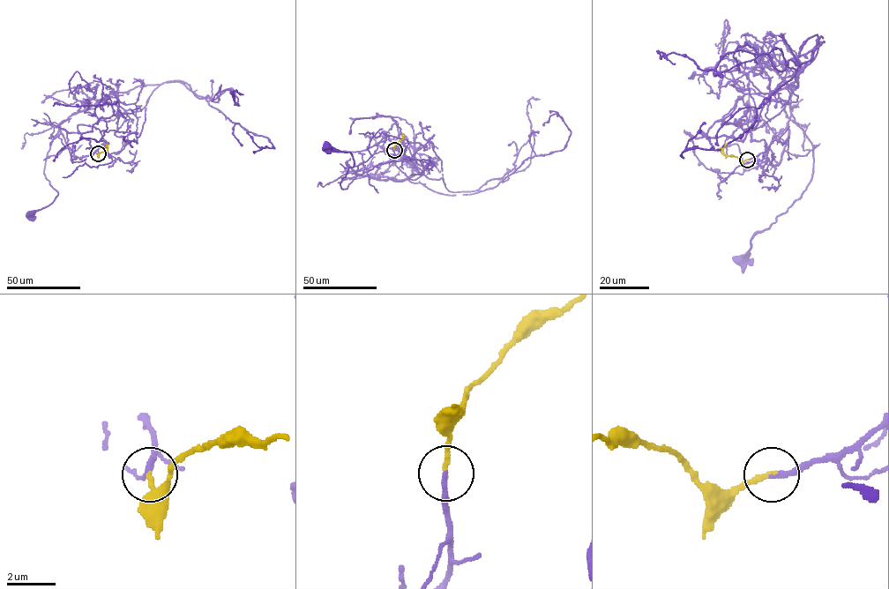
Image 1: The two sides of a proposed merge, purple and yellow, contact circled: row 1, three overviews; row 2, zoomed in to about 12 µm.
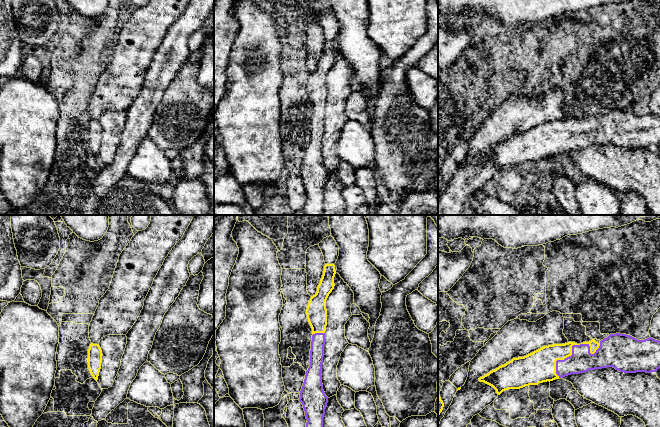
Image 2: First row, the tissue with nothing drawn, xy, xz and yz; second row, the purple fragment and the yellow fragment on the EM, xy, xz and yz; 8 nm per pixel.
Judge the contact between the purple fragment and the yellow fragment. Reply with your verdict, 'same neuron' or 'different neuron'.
same neuron

